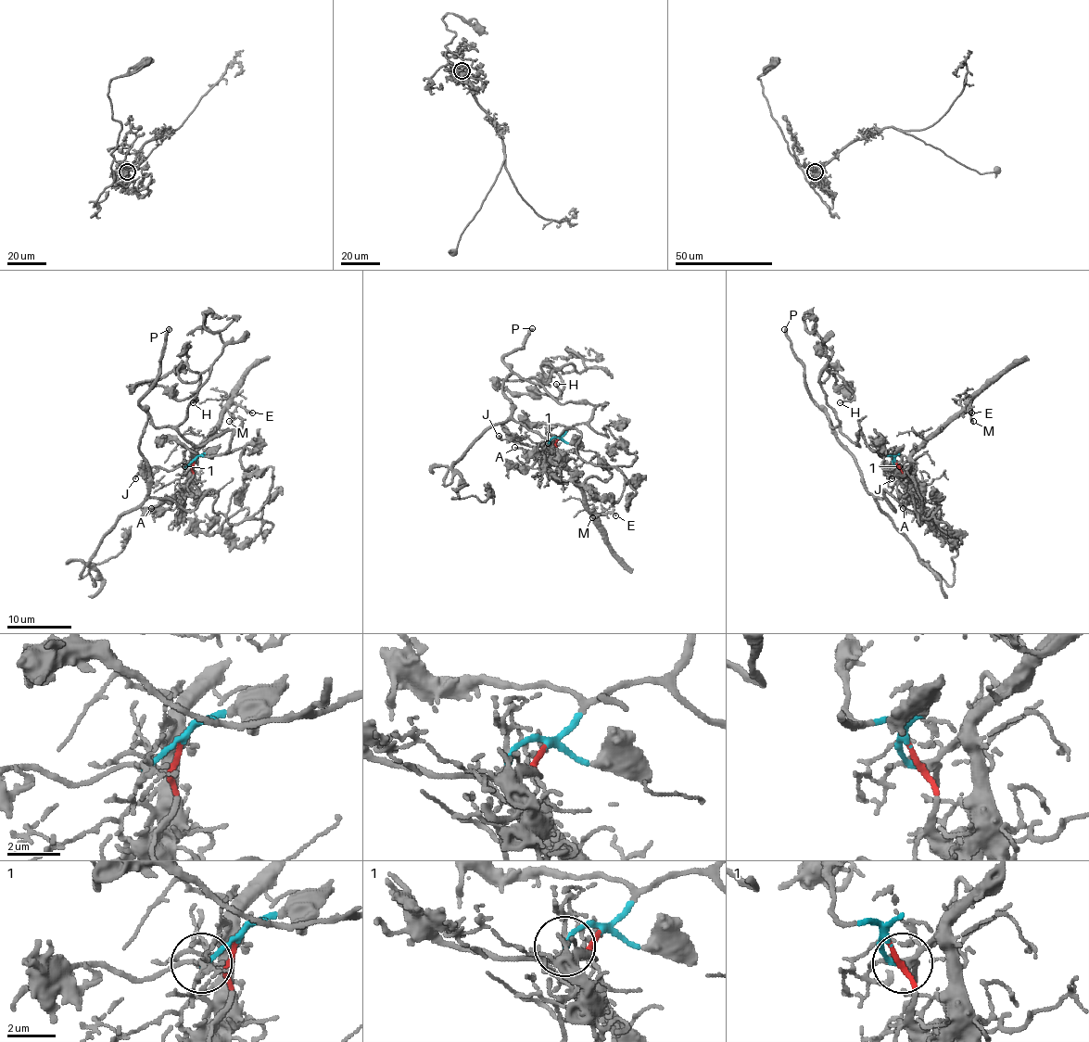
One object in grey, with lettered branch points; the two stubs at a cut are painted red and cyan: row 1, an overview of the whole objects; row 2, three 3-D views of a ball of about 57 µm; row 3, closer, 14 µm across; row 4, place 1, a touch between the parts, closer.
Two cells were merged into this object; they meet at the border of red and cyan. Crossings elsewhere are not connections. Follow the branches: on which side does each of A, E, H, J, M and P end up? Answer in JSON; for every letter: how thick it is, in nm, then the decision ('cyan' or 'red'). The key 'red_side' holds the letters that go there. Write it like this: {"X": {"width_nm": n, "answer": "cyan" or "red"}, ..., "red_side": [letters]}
{"A": {"width_nm": 170, "answer": "red"}, "E": {"width_nm": 160, "answer": "red"}, "H": {"width_nm": 110, "answer": "cyan"}, "J": {"width_nm": 180, "answer": "cyan"}, "M": {"width_nm": 120, "answer": "red"}, "P": {"width_nm": 300, "answer": "cyan"}, "red_side": ["A", "E", "M"]}

